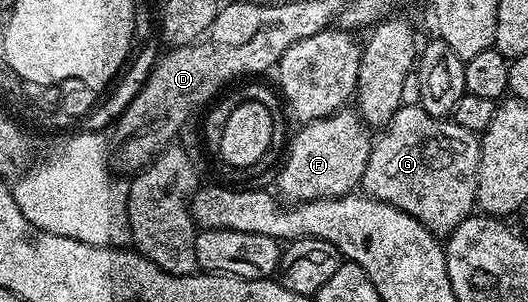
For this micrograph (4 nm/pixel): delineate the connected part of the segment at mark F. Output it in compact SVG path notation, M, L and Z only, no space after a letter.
M342 108L326 118L304 123L301 131L288 139L287 153L280 163L281 175L277 178L282 199L296 204L320 198L342 198L360 187L374 139L369 138L370 127L361 115L350 110Z

